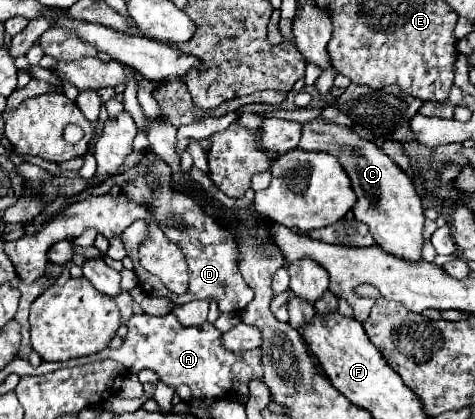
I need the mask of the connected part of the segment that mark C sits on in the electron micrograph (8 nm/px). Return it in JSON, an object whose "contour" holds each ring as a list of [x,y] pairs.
{"contour":[[[313,119],[309,123],[303,123],[303,135],[301,135],[299,147],[303,151],[329,153],[339,159],[357,195],[357,201],[351,211],[357,221],[363,221],[369,225],[371,235],[375,237],[377,245],[383,251],[407,261],[421,259],[423,221],[425,221],[421,199],[415,191],[413,179],[405,171],[401,171],[399,165],[395,165],[377,143],[359,137],[353,127],[337,125],[325,119]]]}

